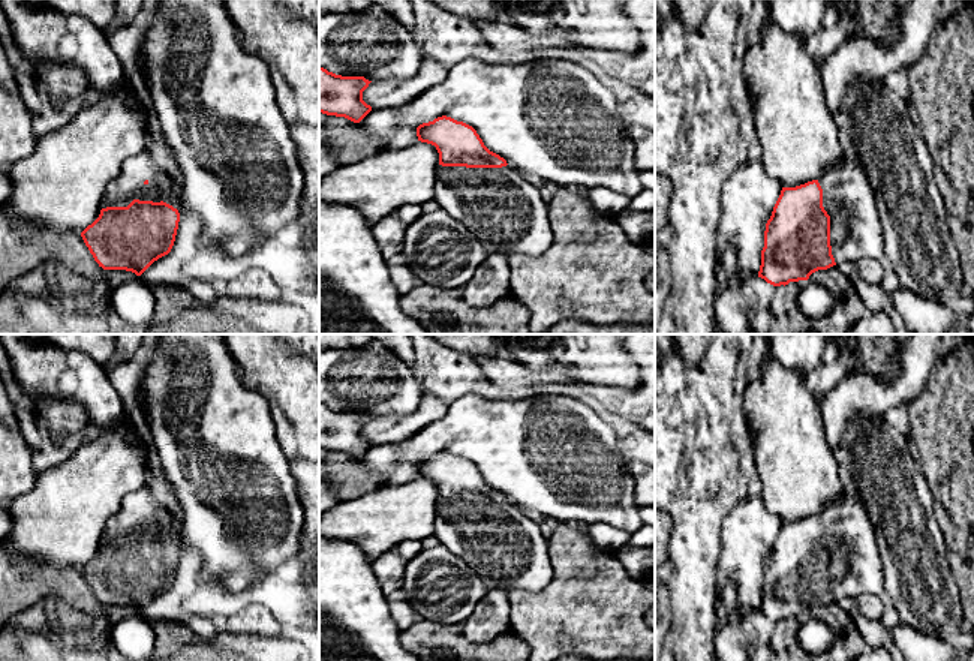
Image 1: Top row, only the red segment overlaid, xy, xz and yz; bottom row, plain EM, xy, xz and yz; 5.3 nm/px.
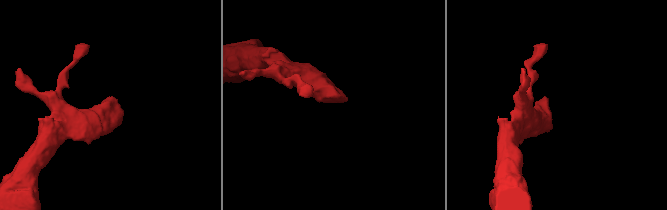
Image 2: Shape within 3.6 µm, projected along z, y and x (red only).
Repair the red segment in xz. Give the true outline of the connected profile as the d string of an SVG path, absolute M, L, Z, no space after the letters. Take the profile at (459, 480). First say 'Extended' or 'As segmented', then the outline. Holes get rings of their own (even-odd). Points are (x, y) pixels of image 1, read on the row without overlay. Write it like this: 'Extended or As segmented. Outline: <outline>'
Extended. Outline: M442 451L420 460L417 472L439 489L435 531L439 544L468 562L488 591L521 589L533 594L548 586L553 565L547 540L521 508L484 481L472 462Z

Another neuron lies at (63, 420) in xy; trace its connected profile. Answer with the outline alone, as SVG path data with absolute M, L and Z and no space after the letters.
M43 393L33 396L31 412L37 423L46 426L49 441L57 447L66 445L72 436L84 438L85 432L93 427L81 405Z

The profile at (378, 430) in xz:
M429 391L423 393L418 409L409 417L376 417L363 427L372 445L400 442L445 415L448 405Z

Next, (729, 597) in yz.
M730 580L721 592L721 603L727 612L737 612L737 591L734 580Z

